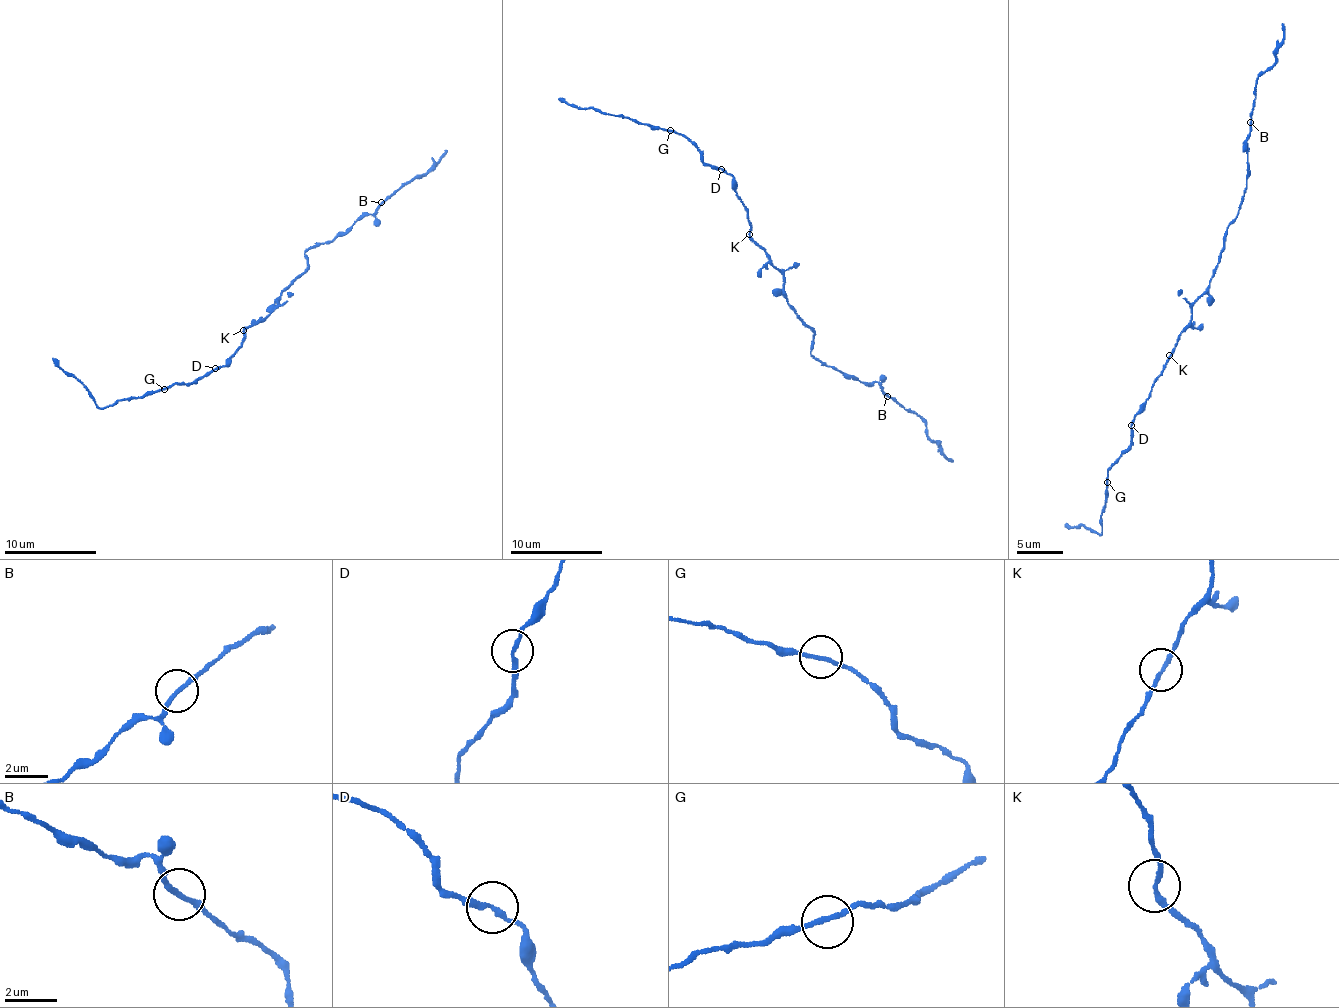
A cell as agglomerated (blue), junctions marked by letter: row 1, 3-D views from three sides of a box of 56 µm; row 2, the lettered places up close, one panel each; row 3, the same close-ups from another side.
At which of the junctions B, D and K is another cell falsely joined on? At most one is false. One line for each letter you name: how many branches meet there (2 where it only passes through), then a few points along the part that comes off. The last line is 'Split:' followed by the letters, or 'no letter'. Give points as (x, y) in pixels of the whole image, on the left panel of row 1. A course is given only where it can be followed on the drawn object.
Split: no letter

